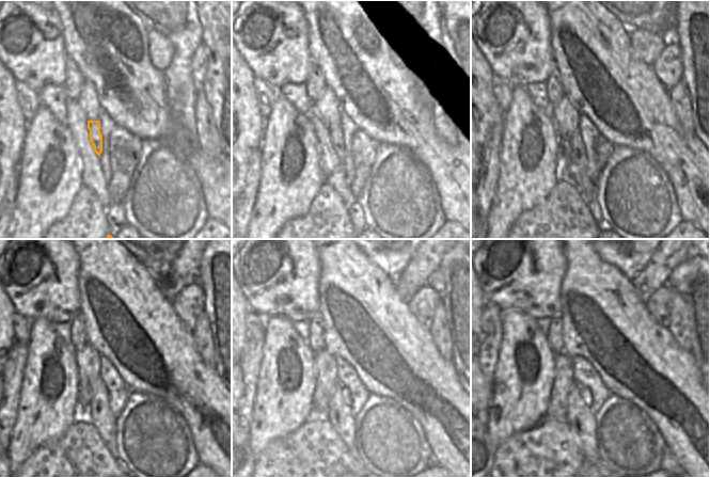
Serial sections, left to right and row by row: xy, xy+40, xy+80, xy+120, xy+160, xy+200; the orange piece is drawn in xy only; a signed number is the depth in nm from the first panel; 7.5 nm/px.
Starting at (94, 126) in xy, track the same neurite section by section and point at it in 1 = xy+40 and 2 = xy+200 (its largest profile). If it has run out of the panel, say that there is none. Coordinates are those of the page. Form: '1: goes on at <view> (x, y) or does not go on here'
1: goes on at xy+40 (336, 136)
2: goes on at xy+200 (582, 420)

